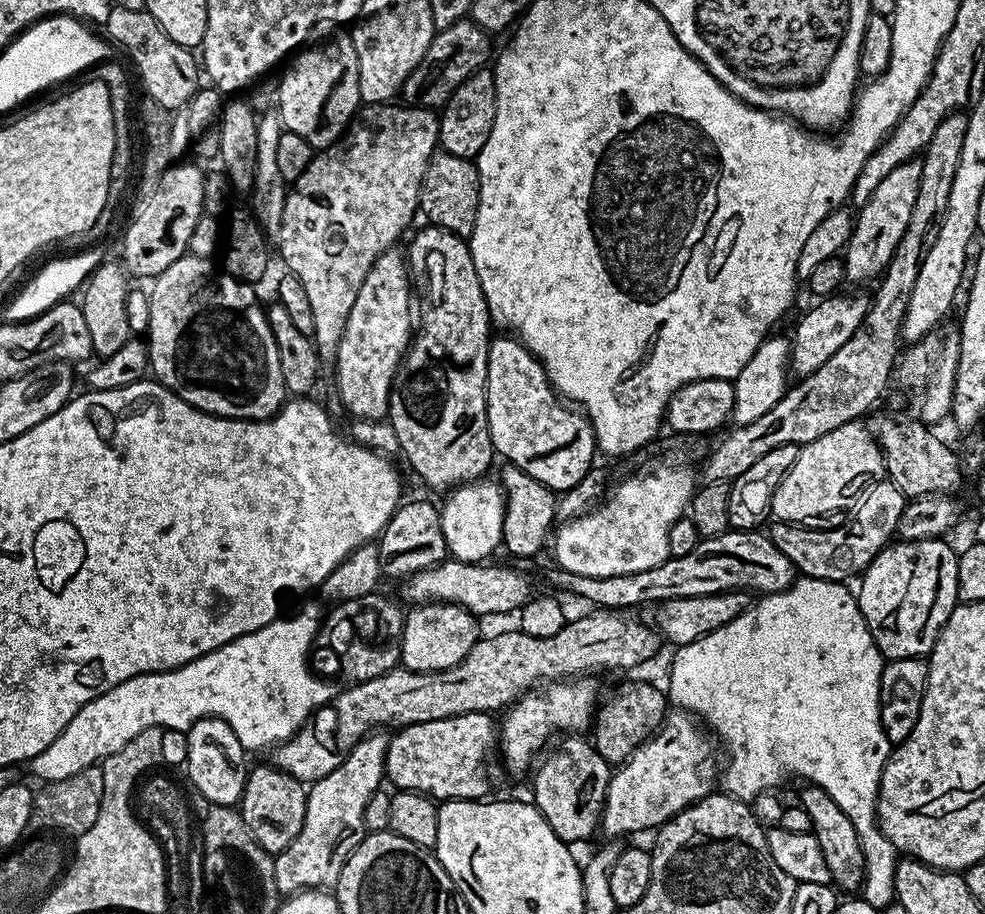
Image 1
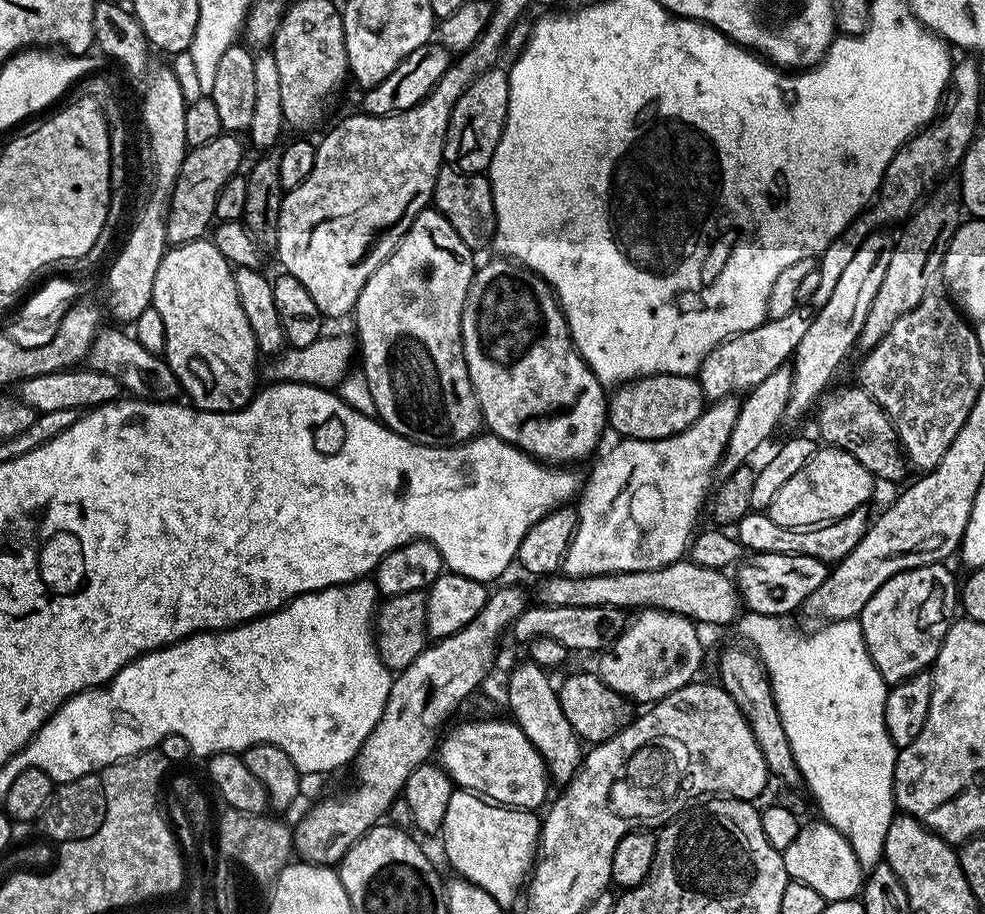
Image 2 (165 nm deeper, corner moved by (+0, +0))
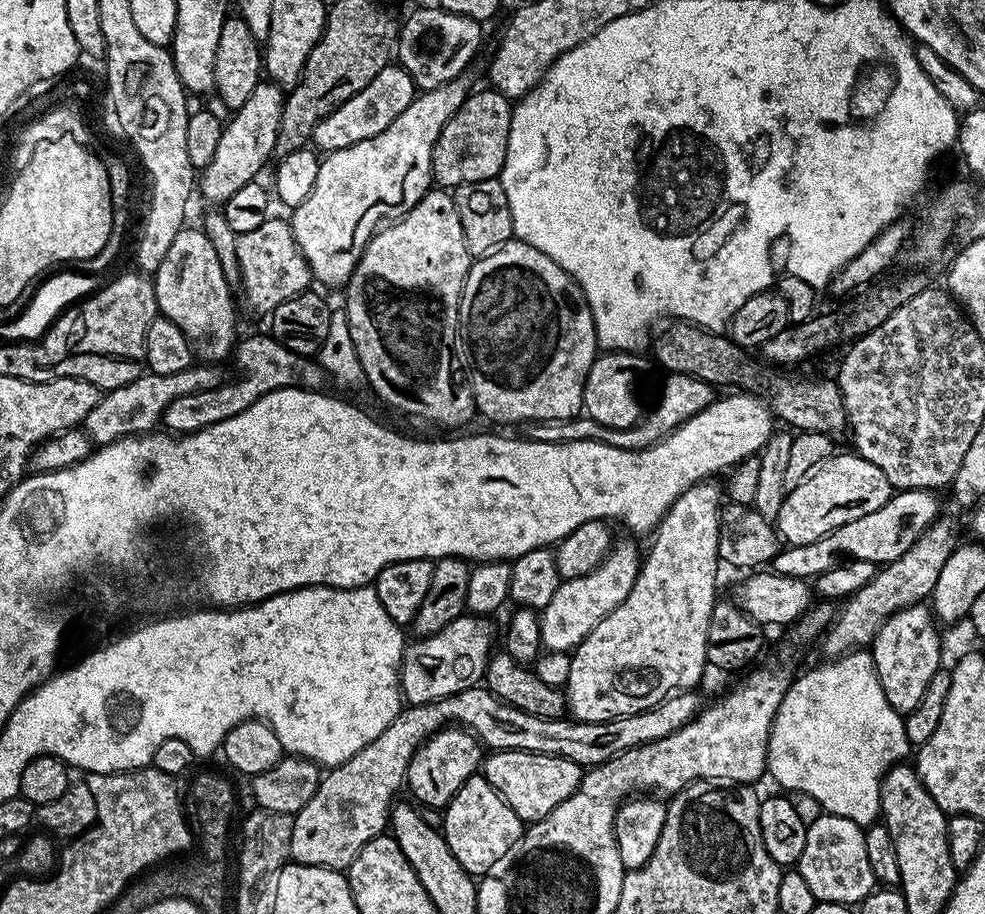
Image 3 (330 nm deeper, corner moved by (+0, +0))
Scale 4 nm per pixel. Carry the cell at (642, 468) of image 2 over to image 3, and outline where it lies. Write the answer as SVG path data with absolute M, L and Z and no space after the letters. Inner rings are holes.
M617 543L608 557L590 574L582 578L565 580L554 590L554 598L540 616L540 643L547 651L571 653L630 594L634 582L640 577L642 552L632 544Z

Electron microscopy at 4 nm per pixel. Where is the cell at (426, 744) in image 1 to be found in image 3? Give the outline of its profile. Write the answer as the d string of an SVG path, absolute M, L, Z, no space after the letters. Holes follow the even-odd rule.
M492 750L482 761L482 775L487 784L512 807L514 814L518 814L521 822L535 822L546 818L554 806L562 806L562 802L578 790L582 769L561 756L522 750Z

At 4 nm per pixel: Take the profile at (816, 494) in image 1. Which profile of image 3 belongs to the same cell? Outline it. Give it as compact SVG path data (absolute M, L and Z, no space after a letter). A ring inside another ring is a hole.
M833 454L802 486L786 493L774 527L785 545L814 542L830 534L830 530L838 530L838 526L846 526L846 522L854 522L886 506L893 494L891 482L874 462L866 462L866 458L855 454Z

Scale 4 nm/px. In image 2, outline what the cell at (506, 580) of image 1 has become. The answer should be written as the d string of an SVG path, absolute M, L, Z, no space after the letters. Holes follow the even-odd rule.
M681 558L665 568L654 570L638 570L637 572L615 572L614 574L598 574L597 576L566 576L557 574L547 577L540 588L539 599L545 604L554 606L590 606L591 608L605 607L609 610L643 610L657 608L663 612L673 612L685 616L687 620L697 625L728 624L737 619L742 612L740 593L736 590L736 581L727 571L719 568L707 568L692 563L691 559Z

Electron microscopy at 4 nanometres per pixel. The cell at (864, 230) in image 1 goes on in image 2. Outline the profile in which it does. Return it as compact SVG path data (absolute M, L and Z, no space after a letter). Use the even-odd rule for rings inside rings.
M884 230L871 232L864 239L854 258L850 258L850 263L842 270L826 306L816 309L816 317L810 322L810 330L806 330L802 342L798 342L796 355L790 361L792 385L790 402L786 402L784 411L785 421L800 420L811 406L813 409L825 393L824 387L835 378L836 371L851 354L852 347L855 349L859 345L862 322L866 322L866 314L870 314L870 306L874 302L874 294L878 294L878 286L882 286L882 278L886 278L886 266L890 266L894 240L888 234Z

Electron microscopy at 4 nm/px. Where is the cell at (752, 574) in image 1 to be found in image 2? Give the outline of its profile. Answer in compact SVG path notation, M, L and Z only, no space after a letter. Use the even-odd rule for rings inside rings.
M755 553L751 558L735 565L734 579L740 593L743 607L748 612L763 616L787 617L787 612L803 609L806 598L826 582L830 568L818 558L806 554L762 554Z

